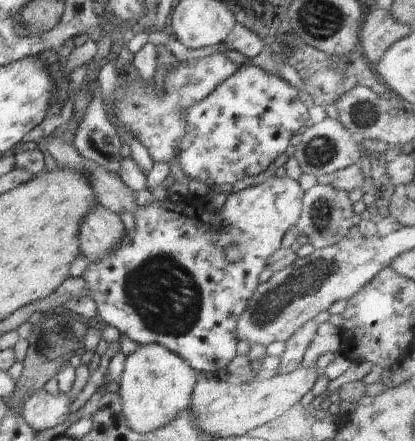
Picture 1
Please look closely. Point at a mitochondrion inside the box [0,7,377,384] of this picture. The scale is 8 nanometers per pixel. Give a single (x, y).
(162, 292)

